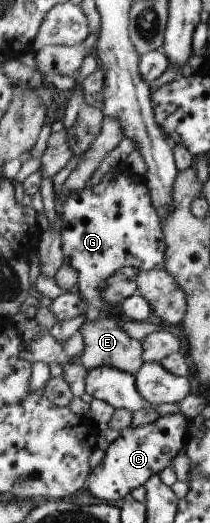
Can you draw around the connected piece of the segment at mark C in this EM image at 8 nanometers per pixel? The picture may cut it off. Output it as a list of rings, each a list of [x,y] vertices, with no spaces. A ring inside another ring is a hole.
[[[180,413],[174,415],[164,415],[164,417],[156,417],[154,423],[148,423],[146,427],[128,427],[120,432],[120,437],[114,440],[105,452],[102,463],[88,476],[88,491],[98,499],[107,501],[108,503],[118,503],[120,499],[128,497],[134,489],[146,485],[154,475],[161,475],[166,467],[172,467],[175,464],[178,451],[184,449],[185,439],[189,420],[184,419]]]

